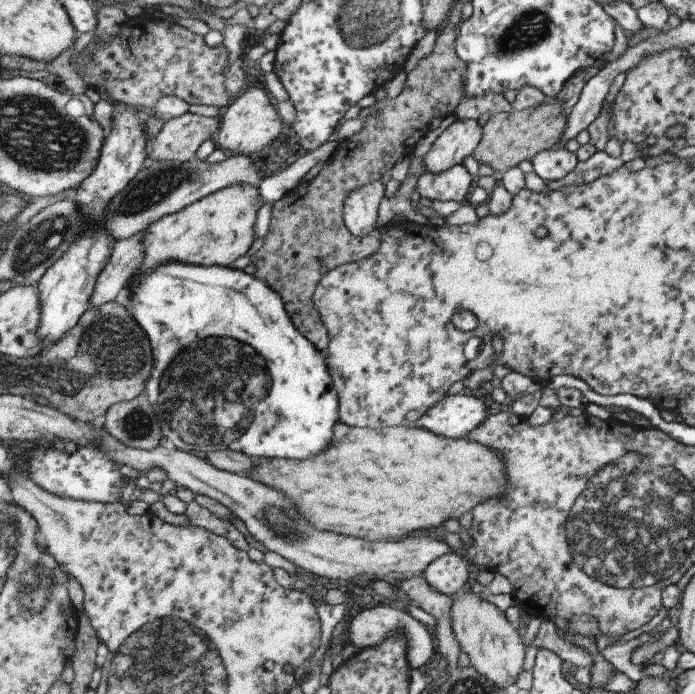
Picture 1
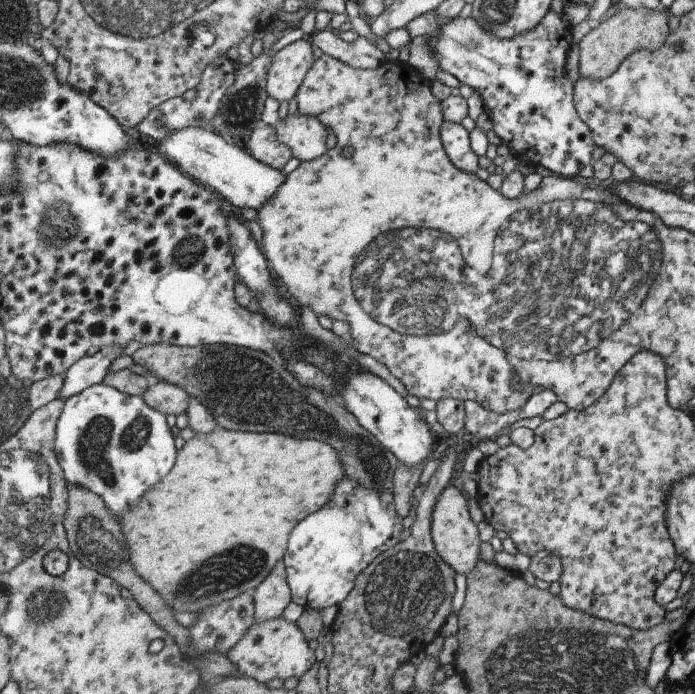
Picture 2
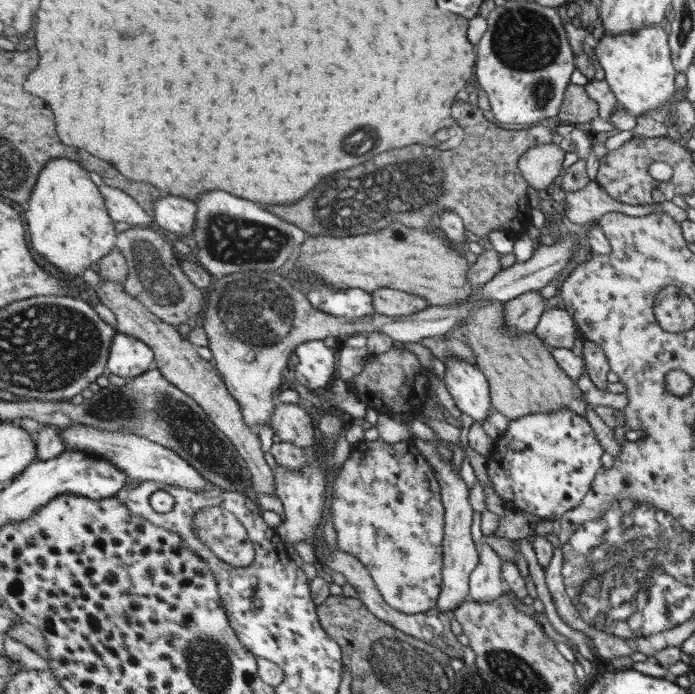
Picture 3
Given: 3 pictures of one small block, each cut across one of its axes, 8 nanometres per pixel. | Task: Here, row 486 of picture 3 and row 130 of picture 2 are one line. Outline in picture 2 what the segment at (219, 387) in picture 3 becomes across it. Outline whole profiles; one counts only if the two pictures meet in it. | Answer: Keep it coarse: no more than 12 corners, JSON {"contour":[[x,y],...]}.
{"contour":[[259,126],[245,146],[261,162],[283,170],[293,158],[277,128]]}

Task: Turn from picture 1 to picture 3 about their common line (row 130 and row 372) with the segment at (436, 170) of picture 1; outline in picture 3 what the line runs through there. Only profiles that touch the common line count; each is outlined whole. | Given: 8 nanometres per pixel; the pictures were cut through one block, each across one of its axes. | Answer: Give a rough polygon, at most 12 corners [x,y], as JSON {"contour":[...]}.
{"contour":[[445,360],[441,382],[455,406],[483,424],[491,406],[483,372]]}

